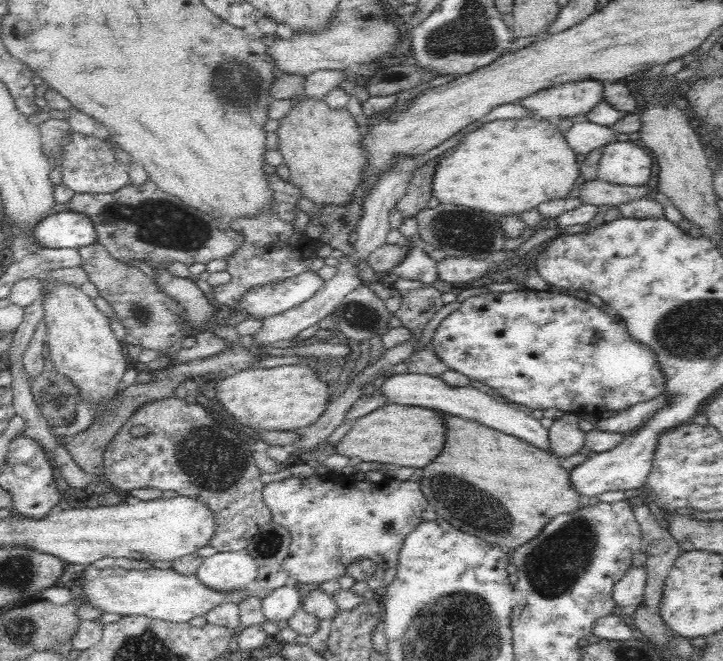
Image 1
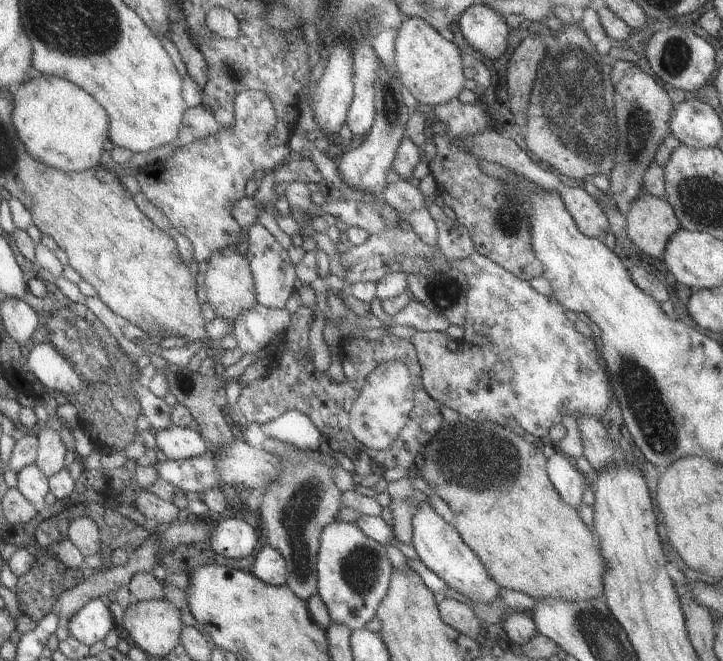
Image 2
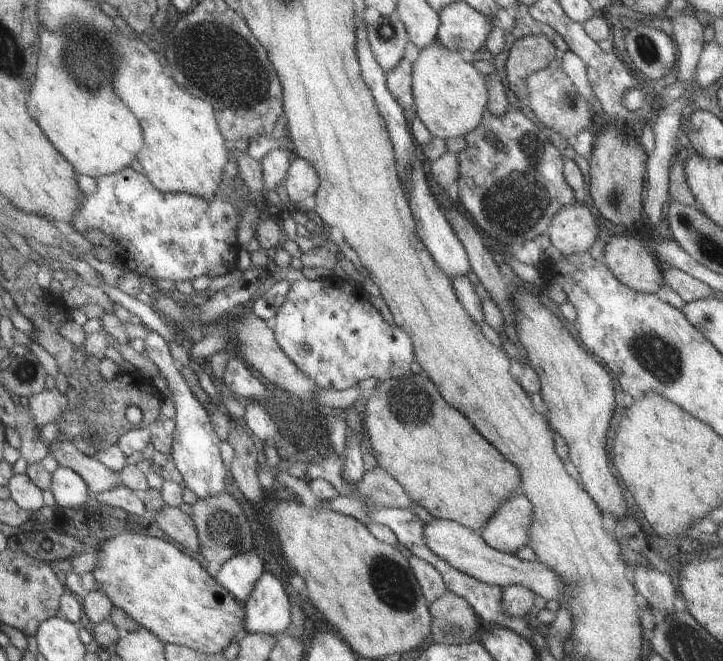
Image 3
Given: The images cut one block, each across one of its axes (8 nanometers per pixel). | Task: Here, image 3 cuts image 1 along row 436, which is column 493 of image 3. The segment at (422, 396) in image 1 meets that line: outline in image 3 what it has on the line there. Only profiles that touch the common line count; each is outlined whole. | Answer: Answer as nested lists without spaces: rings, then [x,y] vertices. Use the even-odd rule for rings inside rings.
[[[521,494],[508,497],[477,532],[483,542],[505,554],[513,555],[529,542],[532,504]]]

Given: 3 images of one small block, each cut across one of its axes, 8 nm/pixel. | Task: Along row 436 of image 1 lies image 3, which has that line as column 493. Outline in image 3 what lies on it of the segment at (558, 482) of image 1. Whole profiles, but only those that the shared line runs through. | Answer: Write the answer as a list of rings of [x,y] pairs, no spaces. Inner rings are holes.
[[[407,372],[399,378],[378,382],[374,389],[376,394],[363,401],[364,433],[375,452],[376,465],[397,481],[415,505],[425,508],[432,517],[478,531],[508,497],[517,494],[520,476],[513,463],[499,454],[465,416],[443,400],[427,376]]]

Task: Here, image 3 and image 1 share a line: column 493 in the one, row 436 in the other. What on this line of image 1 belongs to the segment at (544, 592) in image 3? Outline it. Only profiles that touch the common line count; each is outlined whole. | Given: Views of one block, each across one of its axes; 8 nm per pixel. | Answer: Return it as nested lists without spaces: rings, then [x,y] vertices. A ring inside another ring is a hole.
[[[574,413],[566,415],[557,421],[548,430],[552,455],[563,459],[576,454],[585,446],[585,432],[578,425],[580,417]]]

